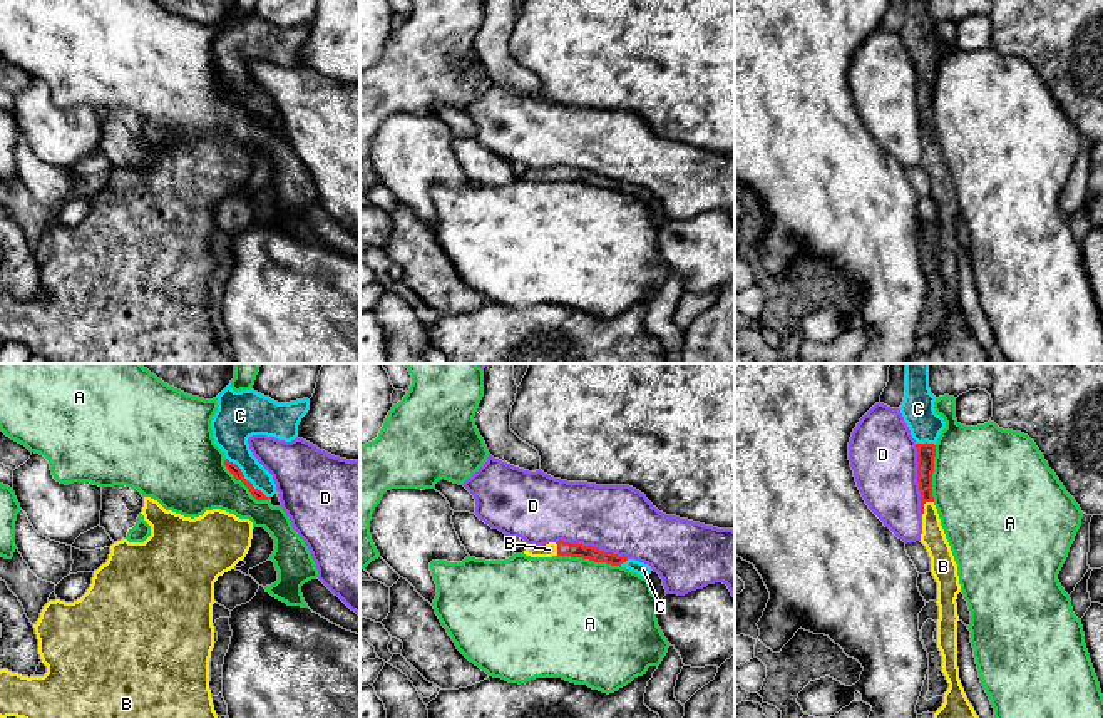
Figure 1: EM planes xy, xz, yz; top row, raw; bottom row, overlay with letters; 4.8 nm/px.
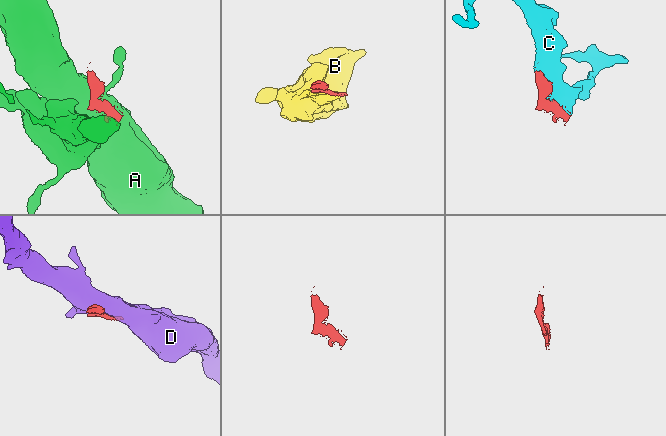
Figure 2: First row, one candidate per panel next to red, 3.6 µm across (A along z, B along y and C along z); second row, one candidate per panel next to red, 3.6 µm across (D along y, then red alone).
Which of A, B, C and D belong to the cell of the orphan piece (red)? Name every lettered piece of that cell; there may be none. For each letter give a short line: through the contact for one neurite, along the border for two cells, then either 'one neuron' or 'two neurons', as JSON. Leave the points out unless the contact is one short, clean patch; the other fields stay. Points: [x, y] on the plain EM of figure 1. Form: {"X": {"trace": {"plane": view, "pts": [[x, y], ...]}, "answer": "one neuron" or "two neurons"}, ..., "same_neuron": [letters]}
{"A": {"answer": "two neurons"}, "B": {"answer": "one neuron"}, "C": {"answer": "one neuron"}, "D": {"answer": "two neurons"}, "same_neuron": ["B", "C"]}

